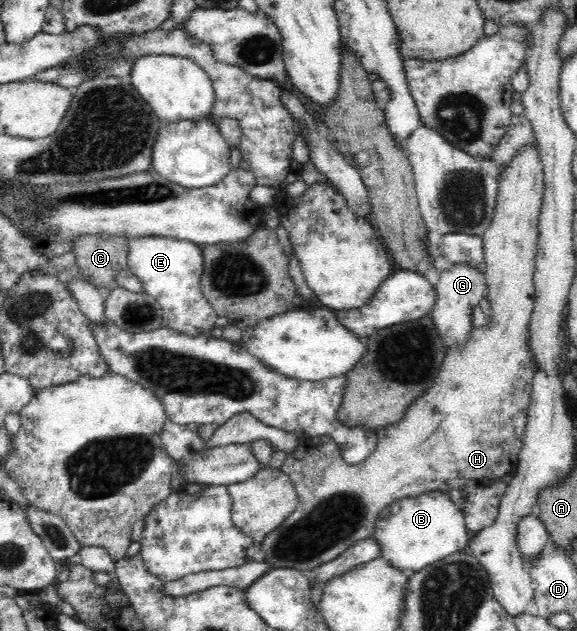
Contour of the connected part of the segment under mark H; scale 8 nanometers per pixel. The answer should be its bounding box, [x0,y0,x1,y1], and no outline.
[261,147,546,571]

